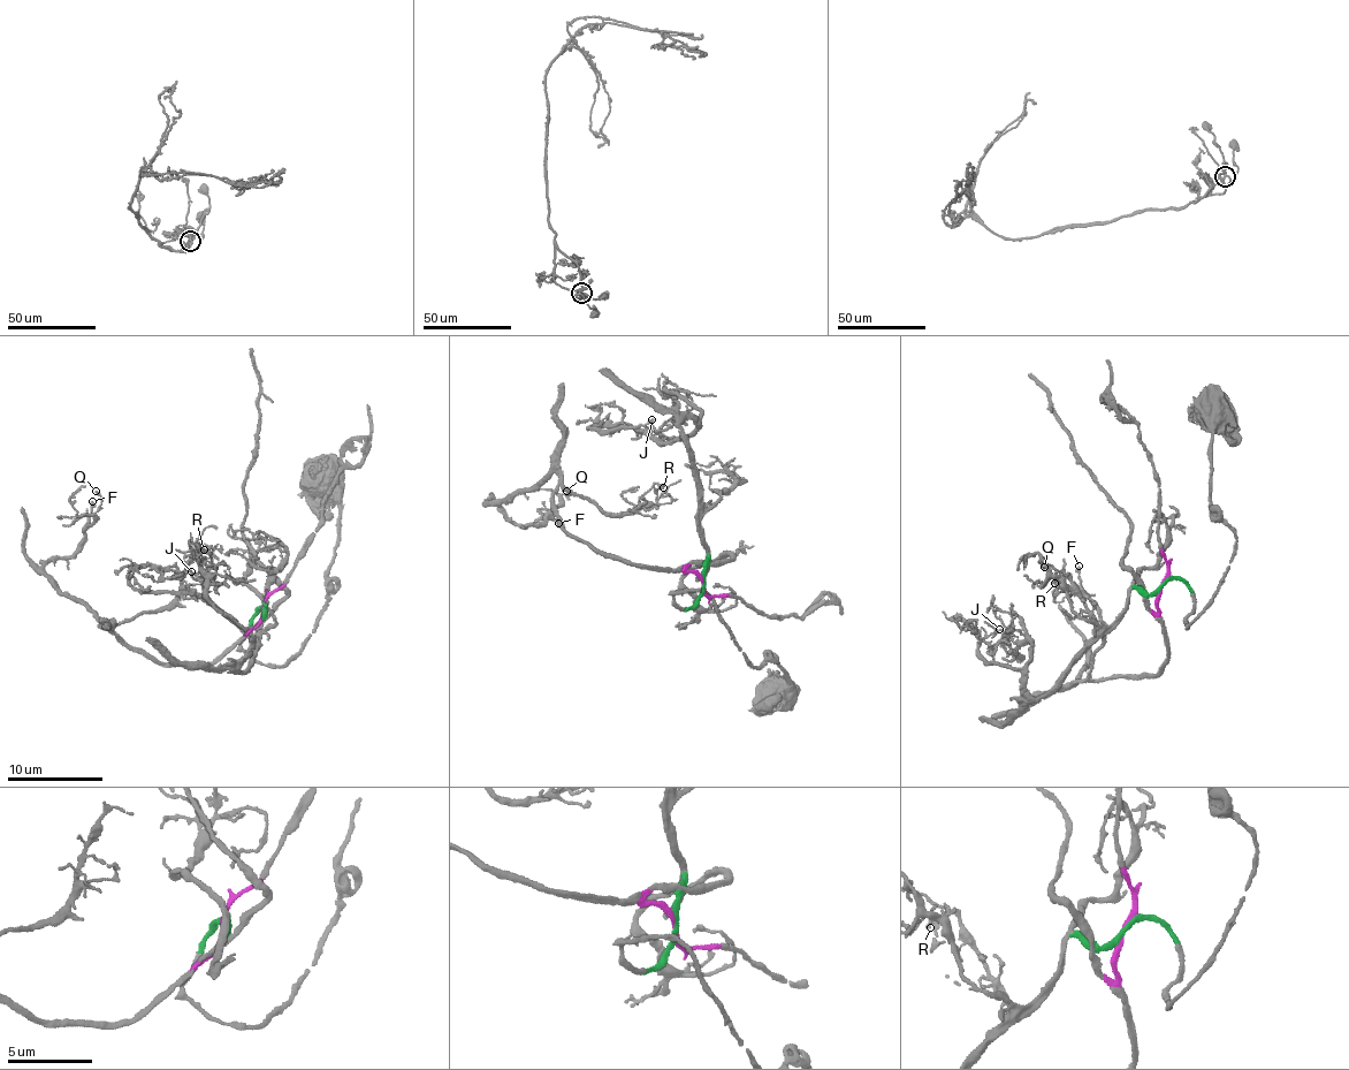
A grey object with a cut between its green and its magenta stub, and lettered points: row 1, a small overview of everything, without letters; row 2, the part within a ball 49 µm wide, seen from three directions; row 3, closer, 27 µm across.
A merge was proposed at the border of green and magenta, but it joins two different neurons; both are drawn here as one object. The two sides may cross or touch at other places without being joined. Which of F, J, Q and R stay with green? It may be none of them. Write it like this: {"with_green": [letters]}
{"with_green": ["J"]}

